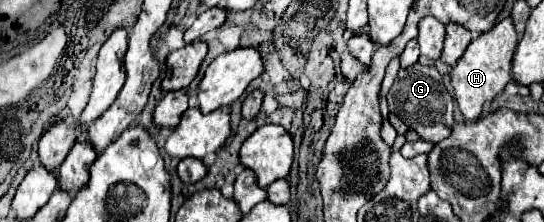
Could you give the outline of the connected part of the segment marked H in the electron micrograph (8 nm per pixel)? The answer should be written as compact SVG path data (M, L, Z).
M505 17L489 33L475 37L465 49L463 57L451 69L451 83L455 89L455 97L467 121L479 119L483 103L495 99L495 95L499 95L505 89L505 85L511 81L511 55L517 47L517 41L519 37L513 21L511 17Z

